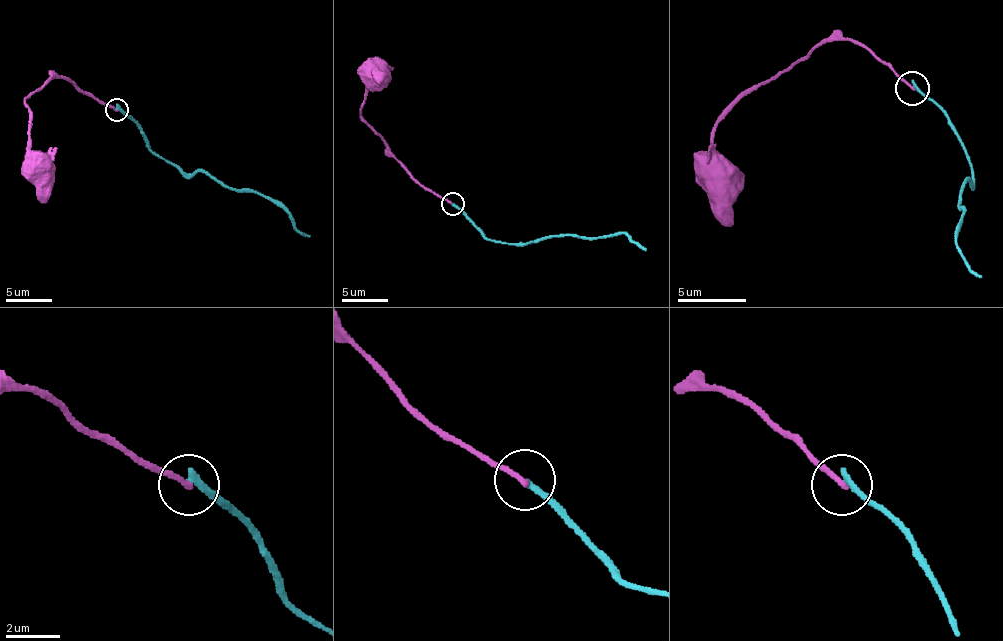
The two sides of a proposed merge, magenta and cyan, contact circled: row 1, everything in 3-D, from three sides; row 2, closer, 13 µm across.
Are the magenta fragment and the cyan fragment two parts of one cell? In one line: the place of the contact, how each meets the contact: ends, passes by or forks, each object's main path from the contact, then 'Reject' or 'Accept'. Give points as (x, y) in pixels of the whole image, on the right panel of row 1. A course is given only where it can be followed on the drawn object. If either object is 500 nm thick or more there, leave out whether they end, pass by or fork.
Place: (912, 88). At the ring magenta ends. At the ring cyan ends. Course of magenta: (912, 89), (872, 51), (851, 41), (814, 44), (718, 123), (701, 164), (708, 174). Course of cyan: (912, 85), (947, 116), (967, 154), (970, 184), (967, 181), (960, 205), (957, 249), (981, 276). Reject

